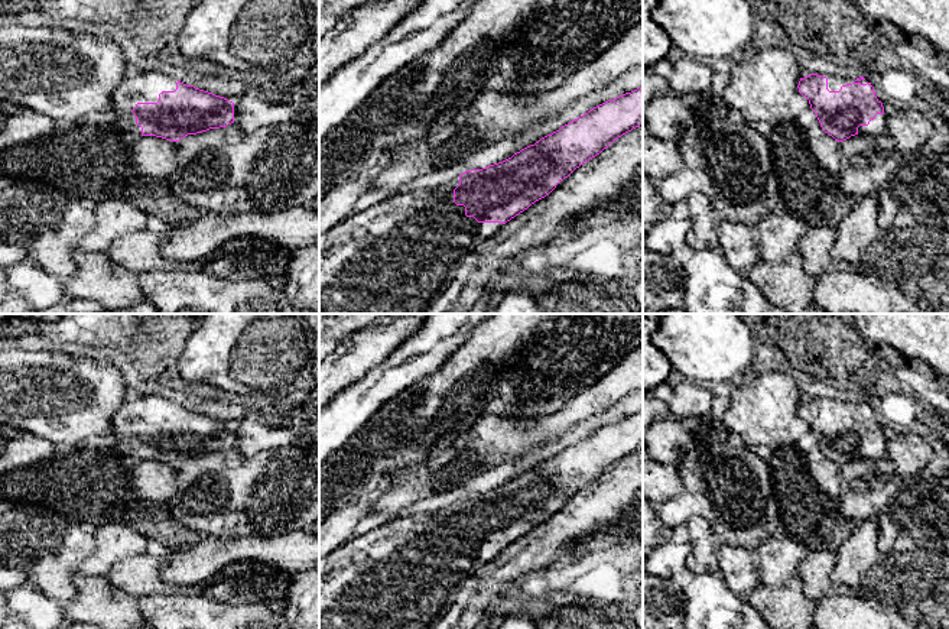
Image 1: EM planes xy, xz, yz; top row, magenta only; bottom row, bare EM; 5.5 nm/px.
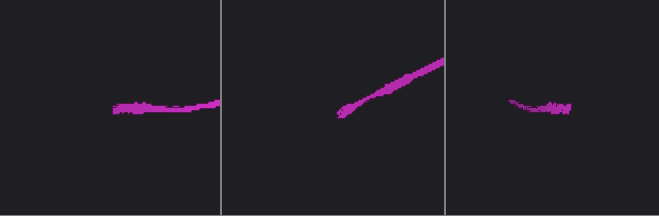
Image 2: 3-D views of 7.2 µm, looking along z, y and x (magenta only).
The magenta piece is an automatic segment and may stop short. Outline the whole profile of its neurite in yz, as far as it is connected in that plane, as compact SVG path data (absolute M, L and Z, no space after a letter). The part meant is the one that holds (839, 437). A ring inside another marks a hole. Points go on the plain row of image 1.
M809 398L800 402L797 412L809 424L823 455L836 466L855 458L887 457L883 427L864 401L848 403Z

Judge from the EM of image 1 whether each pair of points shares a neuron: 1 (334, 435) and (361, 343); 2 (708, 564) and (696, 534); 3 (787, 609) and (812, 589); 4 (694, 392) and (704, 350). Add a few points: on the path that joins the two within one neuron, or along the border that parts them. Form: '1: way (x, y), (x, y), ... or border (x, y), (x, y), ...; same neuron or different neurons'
1: border (379, 365), (367, 369), (334, 398); different neurons
2: way (705, 557), (702, 541); same neuron
3: border (798, 576), (803, 592), (816, 602); different neurons
4: border (685, 379), (707, 386); different neurons

